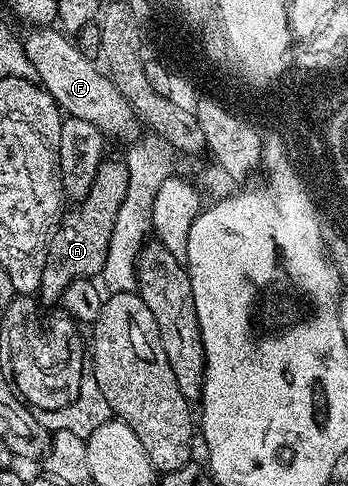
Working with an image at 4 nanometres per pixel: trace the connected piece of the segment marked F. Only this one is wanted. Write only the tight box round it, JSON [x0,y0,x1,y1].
[23,26,139,139]

